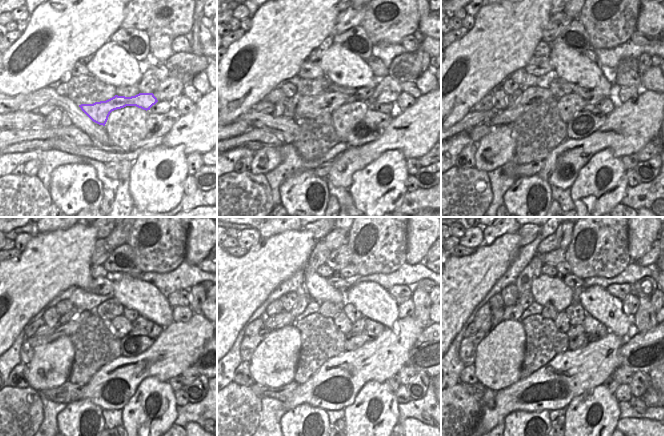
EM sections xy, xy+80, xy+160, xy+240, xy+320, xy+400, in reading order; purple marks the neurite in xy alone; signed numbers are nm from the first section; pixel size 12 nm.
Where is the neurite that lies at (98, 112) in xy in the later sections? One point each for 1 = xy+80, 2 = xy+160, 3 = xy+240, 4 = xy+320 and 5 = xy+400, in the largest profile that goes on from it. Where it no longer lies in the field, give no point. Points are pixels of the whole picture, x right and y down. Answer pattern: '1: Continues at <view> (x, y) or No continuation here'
1: Continues at xy+80 (315, 107)
2: Continues at xy+160 (533, 96)
3: Continues at xy+240 (29, 344)
4: Continues at xy+320 (248, 345)
5: Continues at xy+400 (468, 346)

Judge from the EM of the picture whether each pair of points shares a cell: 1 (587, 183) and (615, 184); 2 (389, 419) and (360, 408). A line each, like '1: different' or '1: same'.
1: same
2: same

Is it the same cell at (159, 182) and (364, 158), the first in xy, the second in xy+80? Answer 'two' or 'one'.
two

